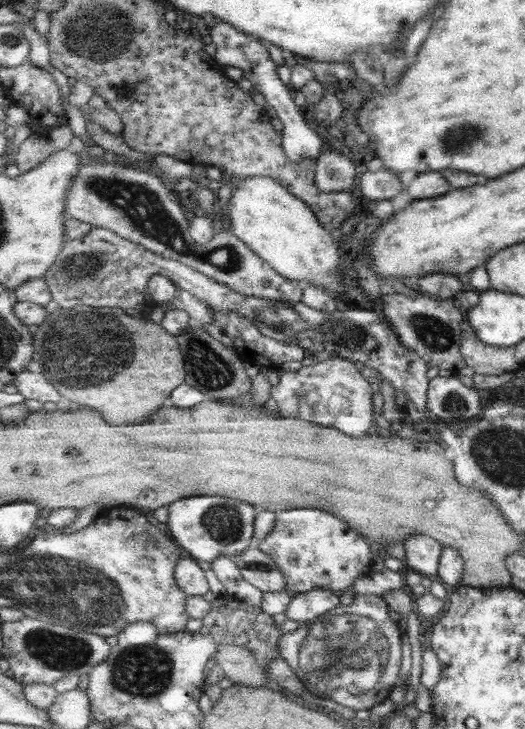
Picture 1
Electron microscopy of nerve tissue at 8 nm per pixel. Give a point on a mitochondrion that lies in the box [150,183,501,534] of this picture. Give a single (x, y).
(207, 368)

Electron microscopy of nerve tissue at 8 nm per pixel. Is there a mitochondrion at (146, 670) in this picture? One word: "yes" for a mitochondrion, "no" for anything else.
yes

